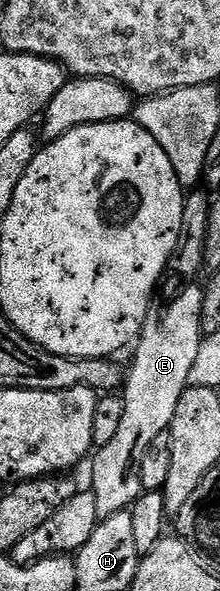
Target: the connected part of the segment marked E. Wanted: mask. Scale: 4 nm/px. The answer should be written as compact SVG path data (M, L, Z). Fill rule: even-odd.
M185 287L170 303L165 303L162 307L154 306L145 318L141 334L135 343L137 352L134 353L133 364L129 367L130 375L128 371L123 379L123 422L119 424L115 438L109 444L96 448L92 456L91 490L98 516L127 511L143 494L139 481L139 465L151 441L168 432L175 417L175 405L179 405L179 397L183 397L185 388L189 386L191 365L195 365L195 356L199 354L199 345L203 338L202 309L202 288Z

